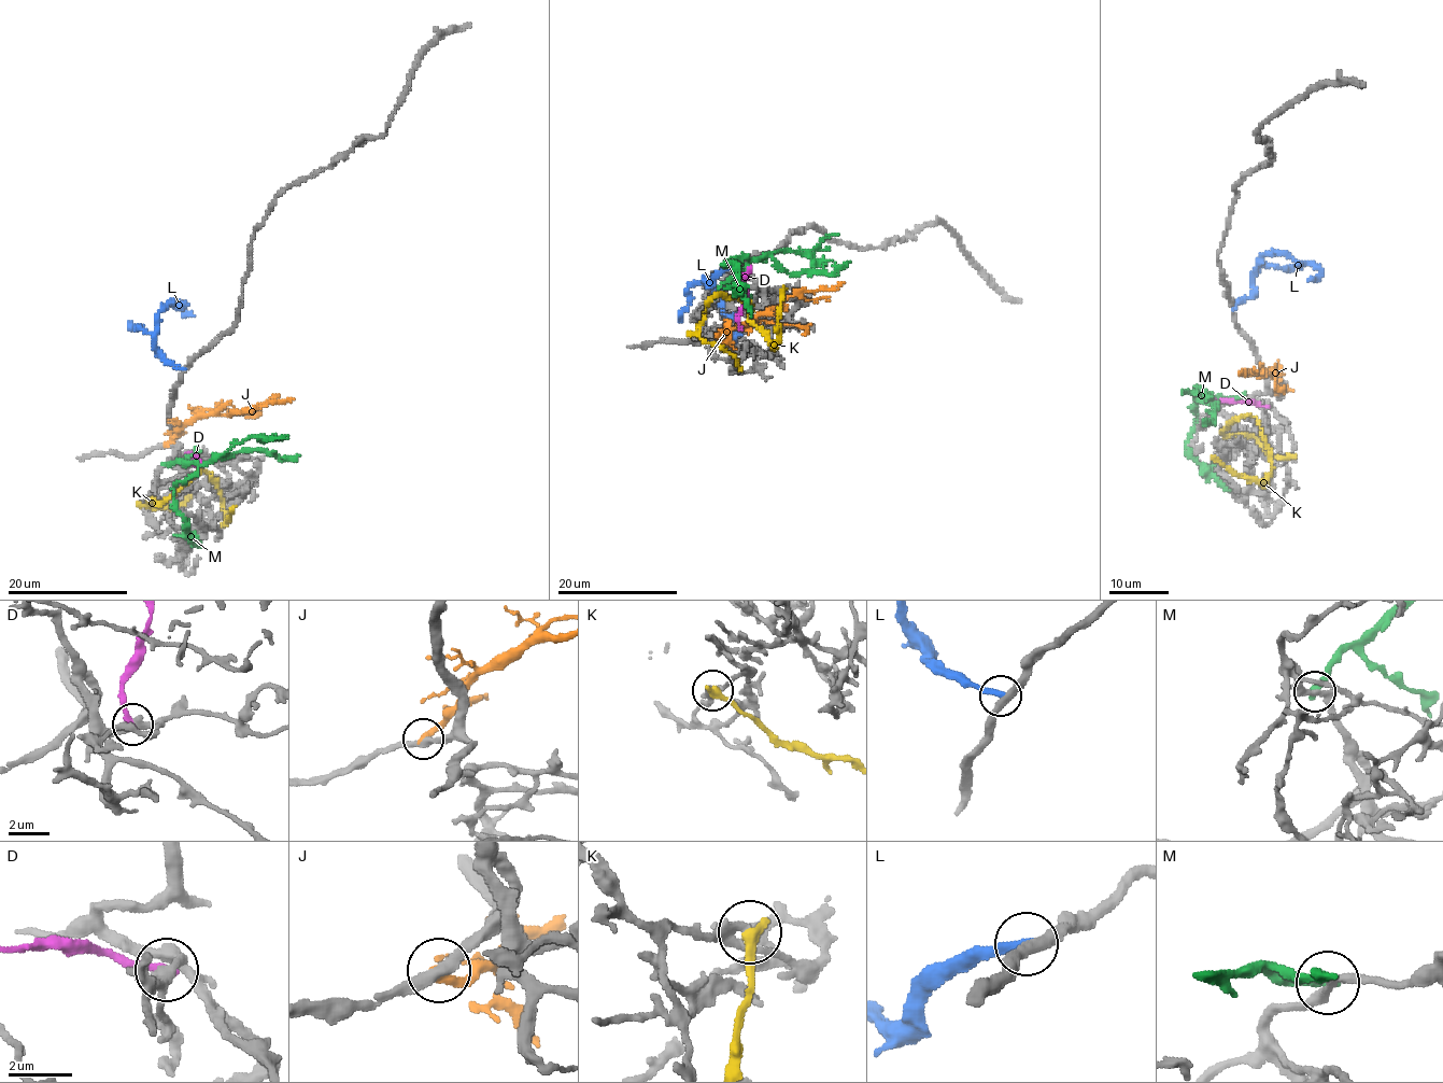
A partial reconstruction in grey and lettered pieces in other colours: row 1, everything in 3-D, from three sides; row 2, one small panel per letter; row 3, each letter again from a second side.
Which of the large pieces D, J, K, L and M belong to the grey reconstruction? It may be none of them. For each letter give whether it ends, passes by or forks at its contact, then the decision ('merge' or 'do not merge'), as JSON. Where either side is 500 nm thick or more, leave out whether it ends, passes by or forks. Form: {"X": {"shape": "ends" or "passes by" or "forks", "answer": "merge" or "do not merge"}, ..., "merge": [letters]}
{"D": {"shape": "ends", "answer": "do not merge"}, "J": {"shape": "ends", "answer": "do not merge"}, "K": {"shape": "ends", "answer": "do not merge"}, "L": {"shape": "ends", "answer": "do not merge"}, "M": {"shape": "ends", "answer": "do not merge"}, "merge": []}

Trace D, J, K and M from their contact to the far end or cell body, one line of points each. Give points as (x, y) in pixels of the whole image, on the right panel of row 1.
D: (1267, 406), (1205, 398)
J: (1275, 393), (1278, 382), (1270, 373), (1264, 371), (1262, 377), (1251, 371), (1238, 373)
K: (1215, 459), (1262, 482), (1271, 473), (1262, 427), (1242, 416), (1222, 433), (1251, 435), (1267, 454), (1297, 458)
M: (1232, 399), (1220, 395), (1198, 401), (1185, 448), (1230, 489)

